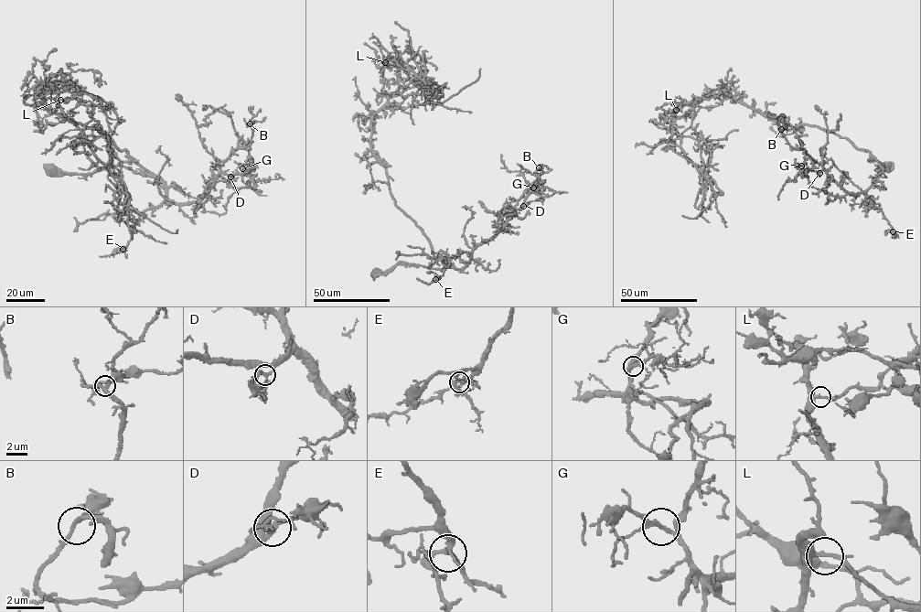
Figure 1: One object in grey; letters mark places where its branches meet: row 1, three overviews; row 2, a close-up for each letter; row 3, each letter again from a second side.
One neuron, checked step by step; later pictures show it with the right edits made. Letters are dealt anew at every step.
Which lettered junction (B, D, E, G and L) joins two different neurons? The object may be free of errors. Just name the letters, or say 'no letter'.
L

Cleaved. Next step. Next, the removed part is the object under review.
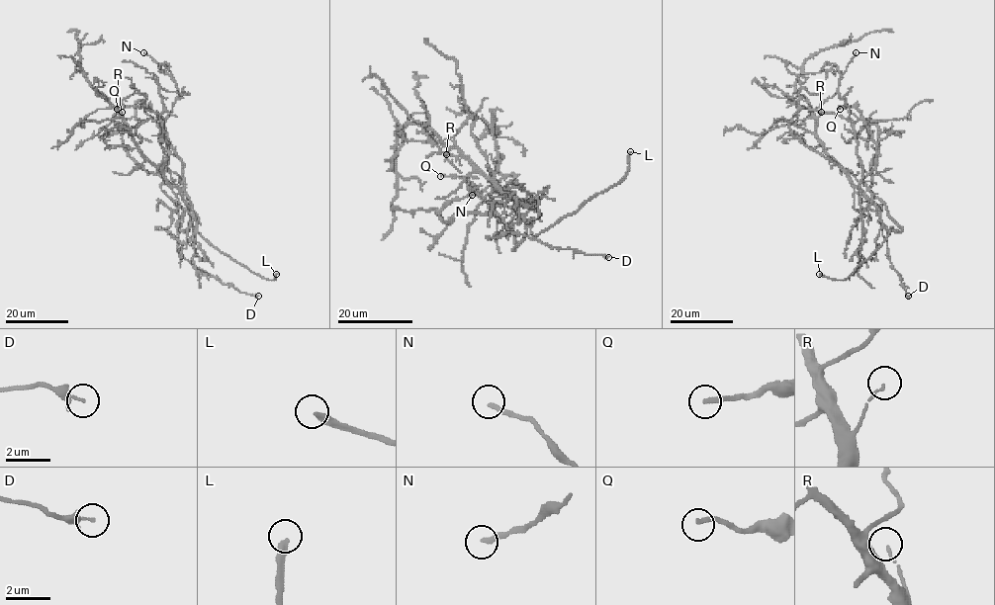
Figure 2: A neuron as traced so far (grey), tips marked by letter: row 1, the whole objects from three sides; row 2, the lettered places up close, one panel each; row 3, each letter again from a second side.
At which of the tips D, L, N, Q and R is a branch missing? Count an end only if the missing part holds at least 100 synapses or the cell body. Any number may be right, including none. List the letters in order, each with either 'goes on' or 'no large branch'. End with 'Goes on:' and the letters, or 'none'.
D: no large branch
L: goes on
N: no large branch
Q: no large branch
R: no large branch
Goes on: L

